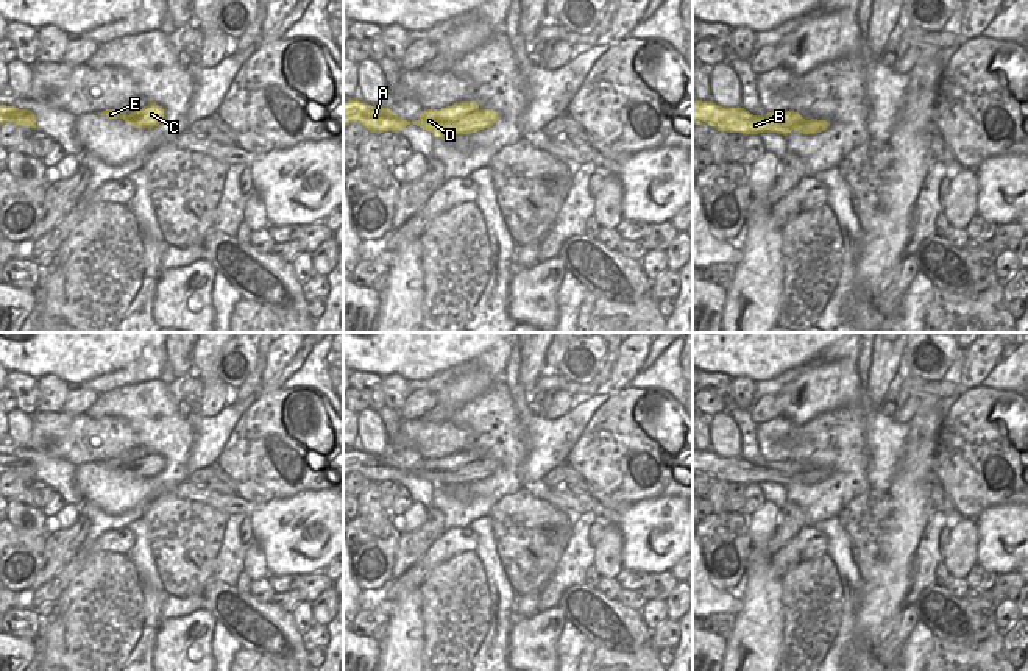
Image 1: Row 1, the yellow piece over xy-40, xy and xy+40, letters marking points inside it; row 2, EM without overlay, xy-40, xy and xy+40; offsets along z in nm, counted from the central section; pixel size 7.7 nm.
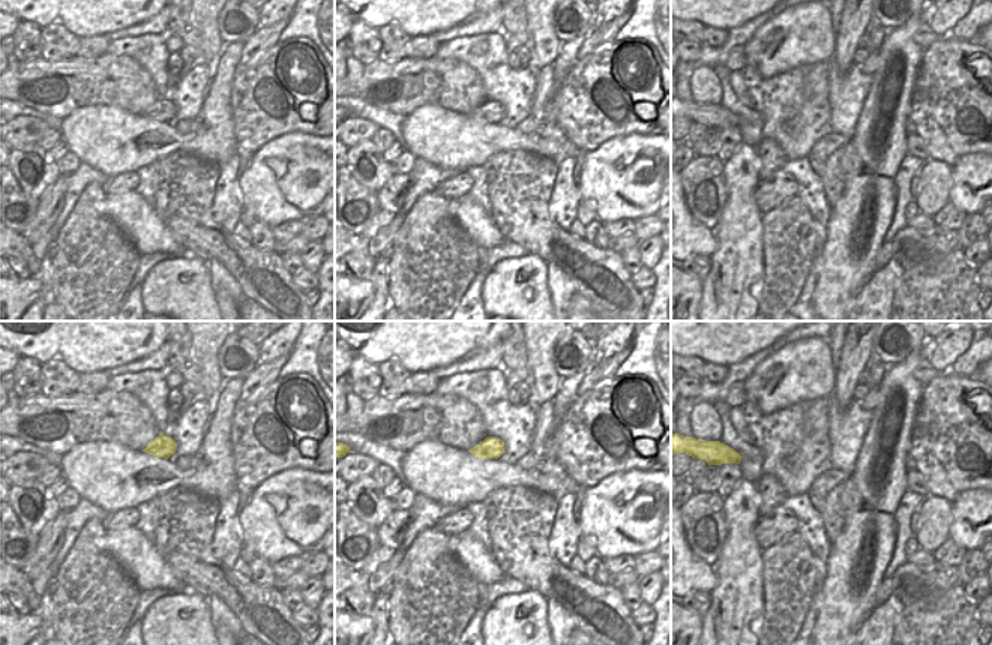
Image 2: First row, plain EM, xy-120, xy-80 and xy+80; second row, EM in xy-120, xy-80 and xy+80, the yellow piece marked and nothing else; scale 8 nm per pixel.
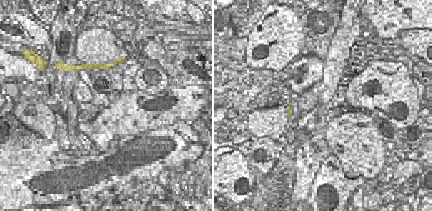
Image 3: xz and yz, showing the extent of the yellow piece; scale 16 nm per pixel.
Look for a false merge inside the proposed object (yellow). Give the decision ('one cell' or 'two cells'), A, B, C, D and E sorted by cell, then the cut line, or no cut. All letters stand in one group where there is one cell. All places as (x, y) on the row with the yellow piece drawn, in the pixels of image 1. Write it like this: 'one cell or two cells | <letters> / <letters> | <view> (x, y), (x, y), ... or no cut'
one cell | A B C D E | no cut

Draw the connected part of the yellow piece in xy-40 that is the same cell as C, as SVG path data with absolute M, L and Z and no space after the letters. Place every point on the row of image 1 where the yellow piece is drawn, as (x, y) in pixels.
M148 103L142 109L137 109L129 115L117 109L106 109L98 114L106 115L109 119L123 119L134 128L148 128L148 130L158 126L164 120L164 108L156 103Z

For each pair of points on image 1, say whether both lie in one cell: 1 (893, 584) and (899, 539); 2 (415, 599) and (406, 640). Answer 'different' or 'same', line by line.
1: same
2: same

